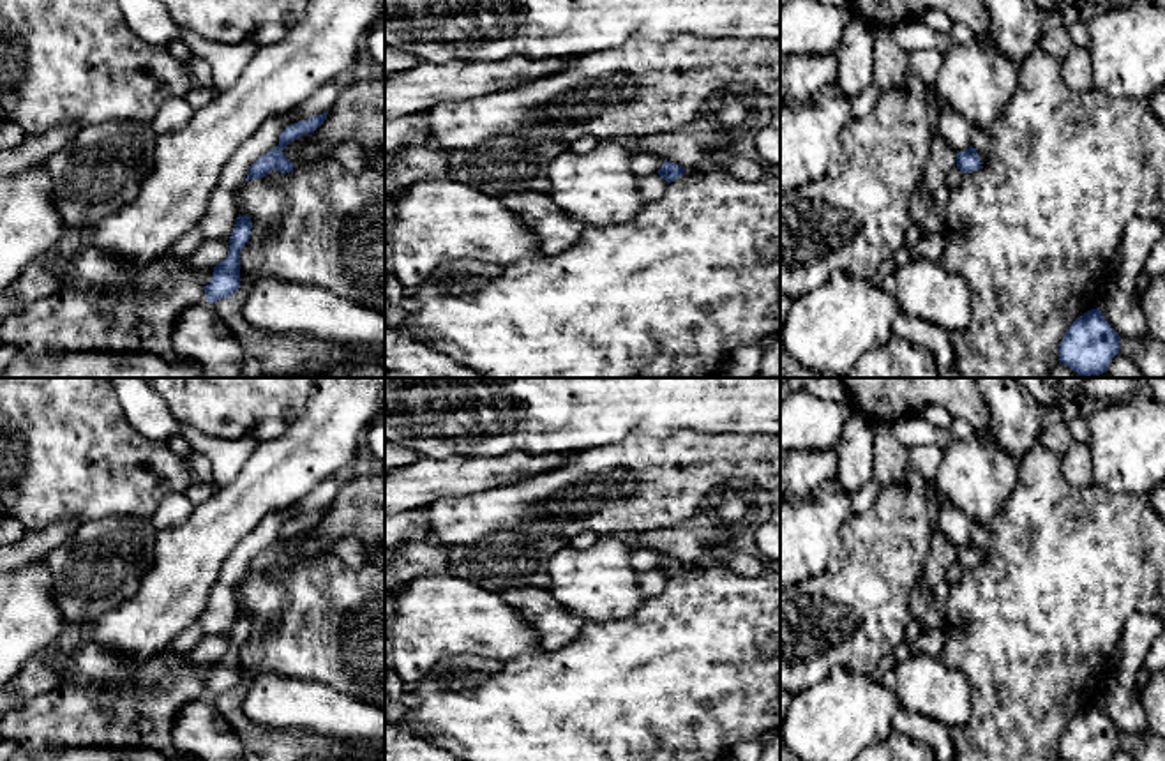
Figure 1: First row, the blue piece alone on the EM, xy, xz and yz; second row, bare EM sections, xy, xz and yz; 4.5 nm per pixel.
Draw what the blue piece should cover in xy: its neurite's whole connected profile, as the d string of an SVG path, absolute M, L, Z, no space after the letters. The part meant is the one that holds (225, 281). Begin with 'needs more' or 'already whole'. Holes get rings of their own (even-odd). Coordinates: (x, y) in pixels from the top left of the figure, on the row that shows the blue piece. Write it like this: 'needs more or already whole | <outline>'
already whole | M247 215L237 217L235 230L229 237L229 252L224 261L214 267L212 281L205 286L207 302L214 304L231 297L240 286L240 251L251 238L252 222Z

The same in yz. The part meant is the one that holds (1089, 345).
already whole | M1100 307L1091 309L1066 330L1059 346L1059 364L1079 376L1103 374L1119 353L1119 339Z

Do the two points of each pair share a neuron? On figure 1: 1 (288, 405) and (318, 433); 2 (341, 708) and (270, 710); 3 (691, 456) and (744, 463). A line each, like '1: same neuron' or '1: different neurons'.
1: different neurons
2: same neuron
3: same neuron

